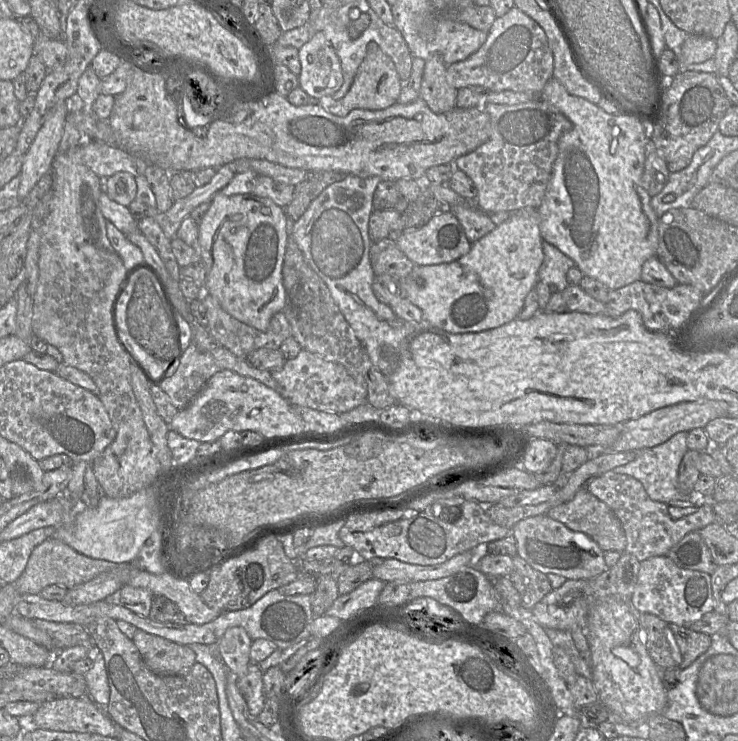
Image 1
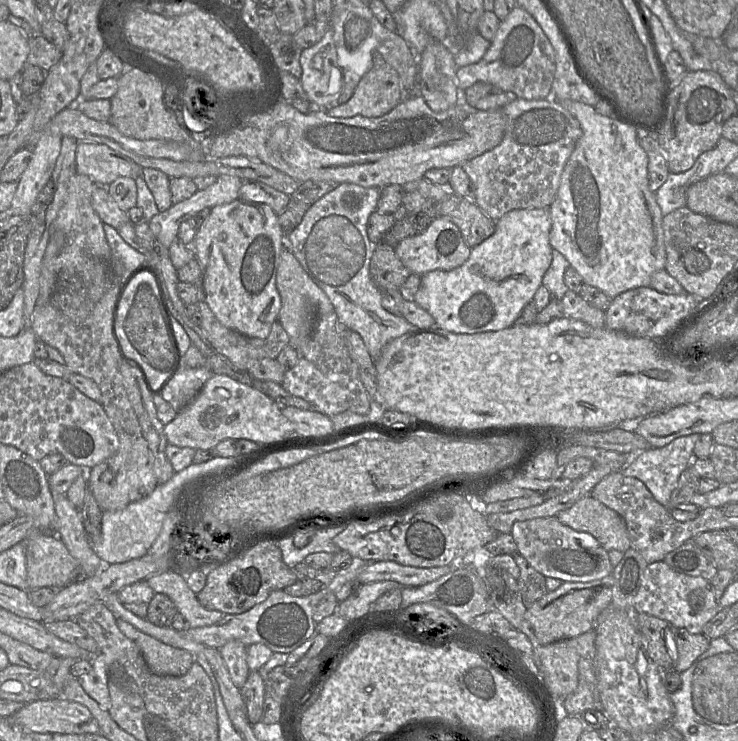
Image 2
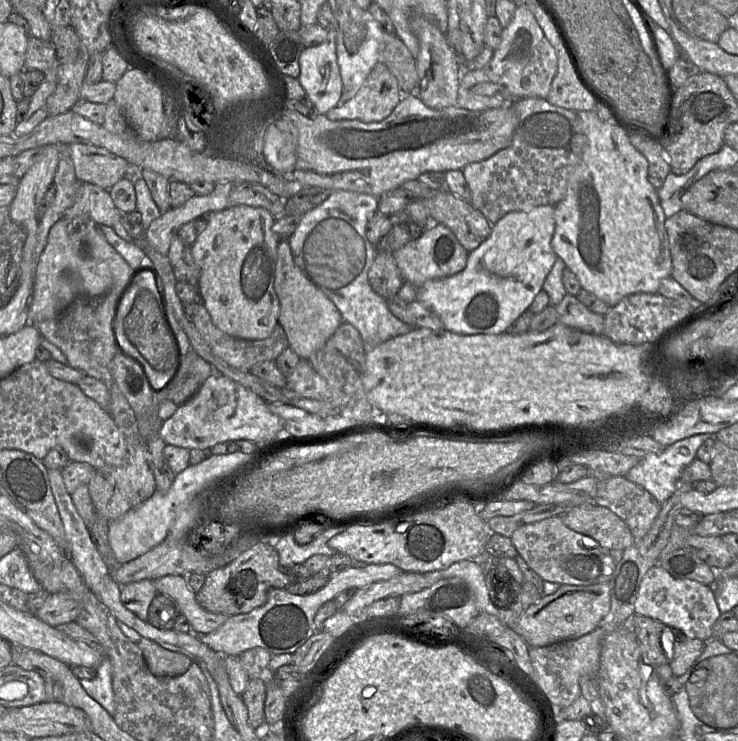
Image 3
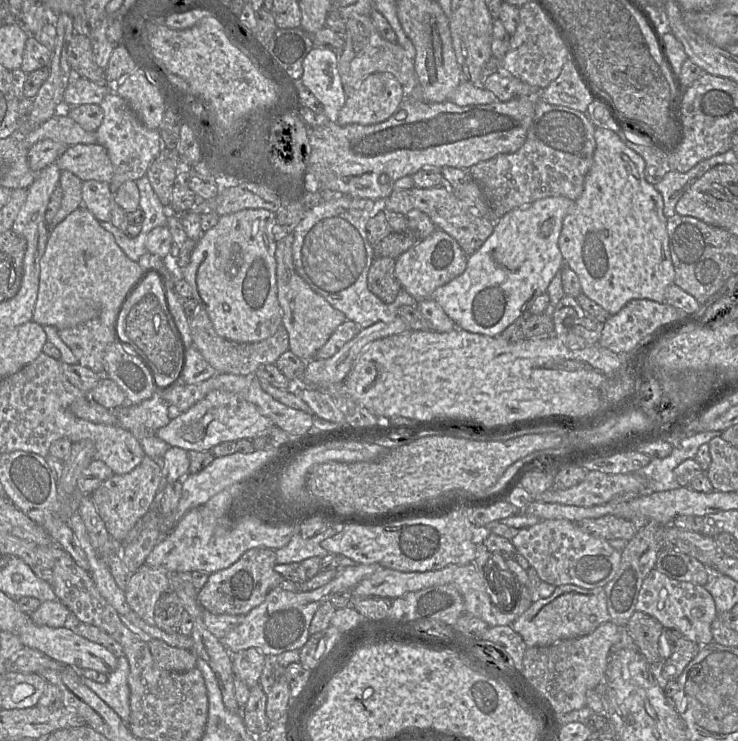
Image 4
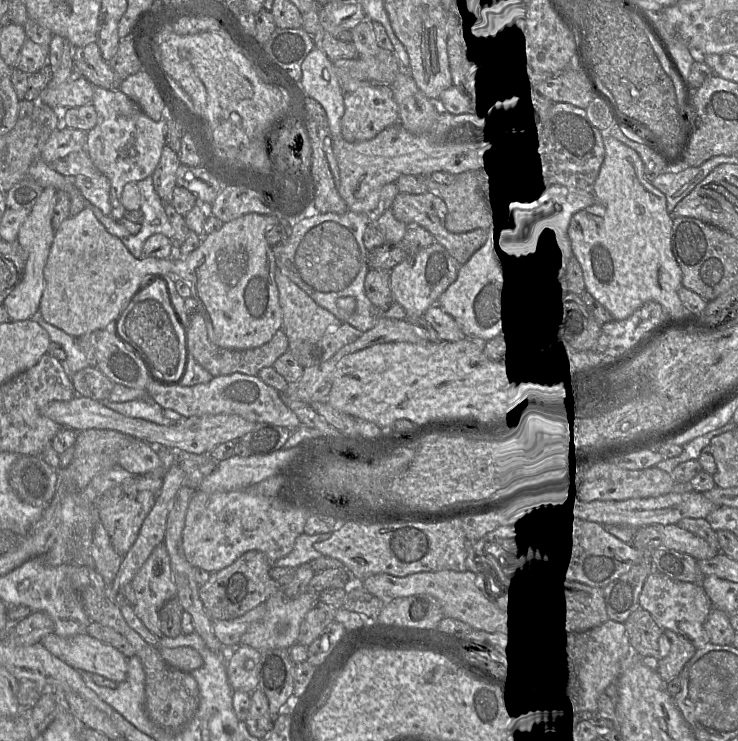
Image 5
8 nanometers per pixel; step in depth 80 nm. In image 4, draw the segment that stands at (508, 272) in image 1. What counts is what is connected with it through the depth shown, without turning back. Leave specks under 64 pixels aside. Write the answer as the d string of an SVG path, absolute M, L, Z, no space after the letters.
M554 196L509 211L495 221L493 233L483 245L468 256L463 274L437 288L430 299L454 321L456 328L499 336L519 317L529 314L534 300L547 292L552 279L566 266L558 241L563 220L574 204L569 198Z

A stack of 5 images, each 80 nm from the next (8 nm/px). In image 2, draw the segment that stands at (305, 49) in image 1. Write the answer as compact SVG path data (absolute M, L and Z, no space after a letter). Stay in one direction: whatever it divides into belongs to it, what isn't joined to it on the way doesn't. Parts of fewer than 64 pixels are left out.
M331 28L326 29L319 42L302 50L300 65L302 75L299 80L308 99L316 108L329 109L329 105L340 97L344 87Z

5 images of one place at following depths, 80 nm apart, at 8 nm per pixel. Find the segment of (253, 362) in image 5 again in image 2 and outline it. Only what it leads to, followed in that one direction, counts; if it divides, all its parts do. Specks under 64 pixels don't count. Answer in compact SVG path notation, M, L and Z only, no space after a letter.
M200 300L198 306L202 316L200 328L203 334L215 350L225 356L238 369L246 370L248 363L253 363L259 359L277 359L279 353L289 345L289 336L278 320L273 323L270 334L266 339L252 338L223 326L205 301Z

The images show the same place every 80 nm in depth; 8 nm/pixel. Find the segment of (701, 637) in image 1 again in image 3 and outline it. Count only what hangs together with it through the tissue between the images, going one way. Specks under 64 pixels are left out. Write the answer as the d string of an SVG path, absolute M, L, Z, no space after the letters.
M669 628L669 641L673 643L673 658L669 661L673 676L681 677L703 652L703 640L689 638L681 630Z

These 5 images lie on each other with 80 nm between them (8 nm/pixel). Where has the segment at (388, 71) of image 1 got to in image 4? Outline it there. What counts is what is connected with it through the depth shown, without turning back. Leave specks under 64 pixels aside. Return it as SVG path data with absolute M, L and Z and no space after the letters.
M390 73L368 75L346 98L337 124L371 125L387 120L405 98L405 89Z

